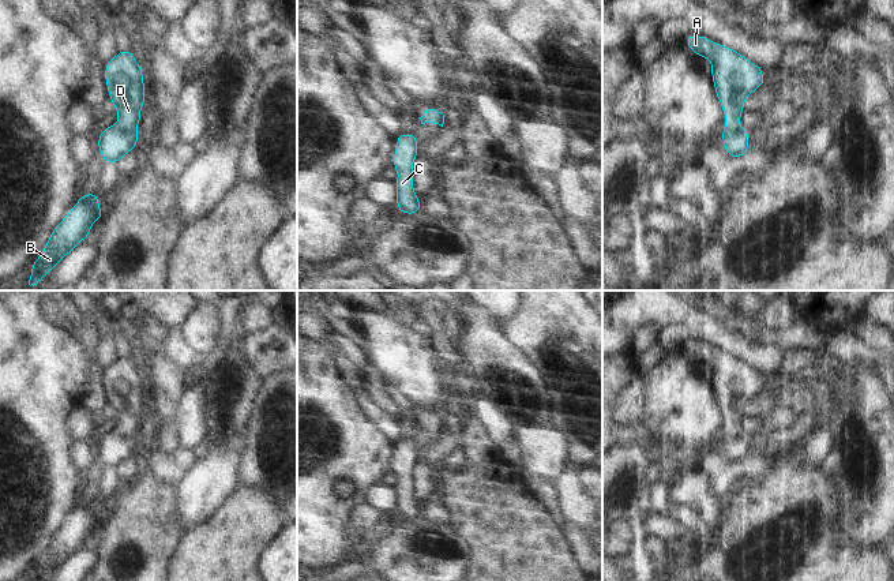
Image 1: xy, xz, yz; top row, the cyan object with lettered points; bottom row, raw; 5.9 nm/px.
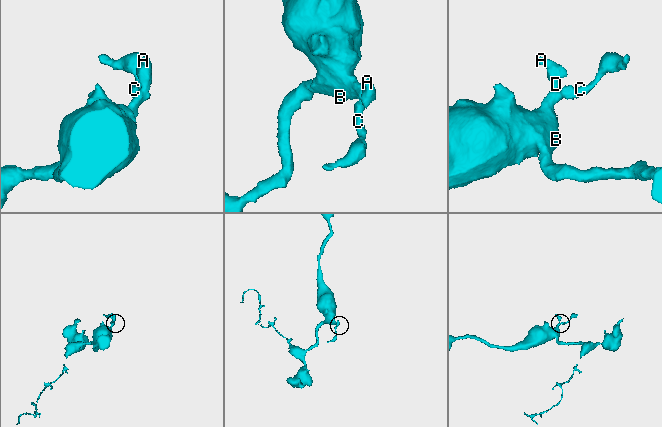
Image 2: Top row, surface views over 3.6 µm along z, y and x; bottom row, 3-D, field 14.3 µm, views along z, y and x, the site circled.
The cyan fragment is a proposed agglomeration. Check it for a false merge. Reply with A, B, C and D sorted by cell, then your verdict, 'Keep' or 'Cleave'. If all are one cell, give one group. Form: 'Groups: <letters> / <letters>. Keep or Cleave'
Groups: A B C D. Keep

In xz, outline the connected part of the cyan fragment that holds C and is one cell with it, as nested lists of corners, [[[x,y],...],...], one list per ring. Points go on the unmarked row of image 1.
[[[414,439],[397,441],[397,456],[392,461],[392,472],[398,476],[397,516],[403,520],[417,520],[421,507],[413,495],[413,468],[418,461],[418,446]]]

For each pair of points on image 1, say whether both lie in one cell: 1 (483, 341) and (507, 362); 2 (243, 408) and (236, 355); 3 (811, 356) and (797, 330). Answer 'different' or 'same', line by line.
1: same
2: same
3: different

